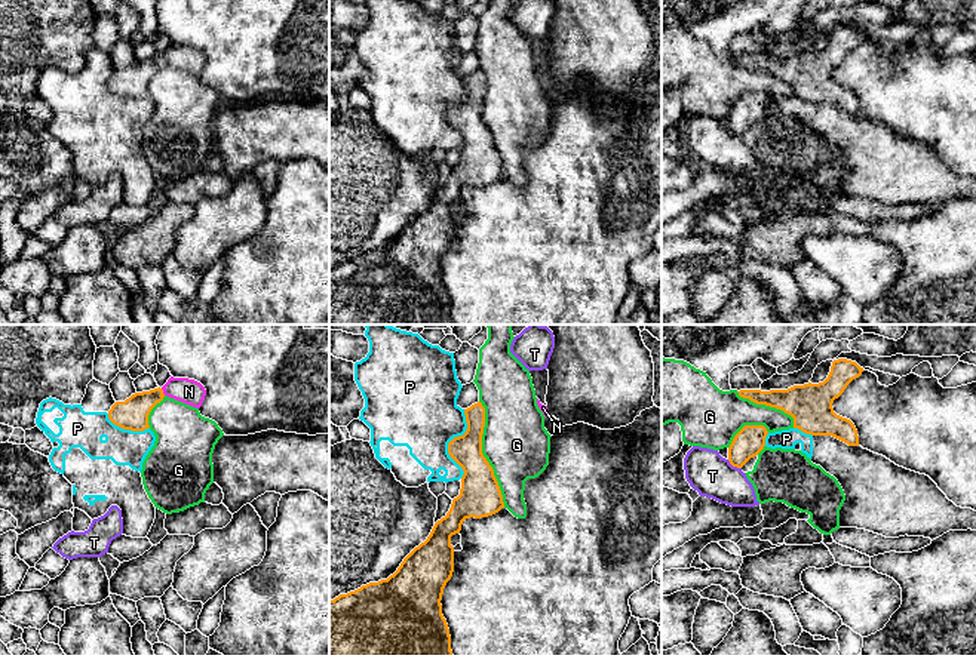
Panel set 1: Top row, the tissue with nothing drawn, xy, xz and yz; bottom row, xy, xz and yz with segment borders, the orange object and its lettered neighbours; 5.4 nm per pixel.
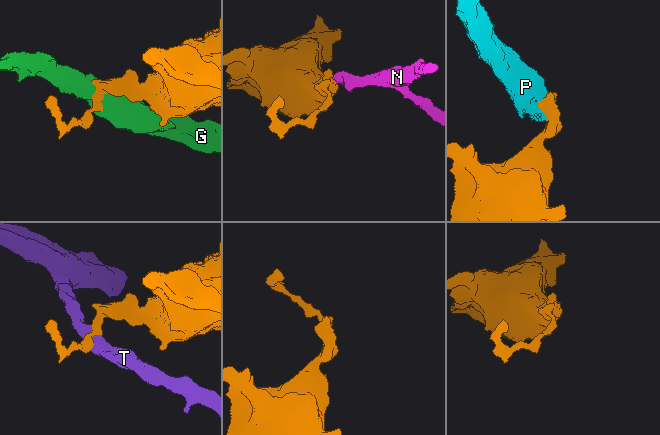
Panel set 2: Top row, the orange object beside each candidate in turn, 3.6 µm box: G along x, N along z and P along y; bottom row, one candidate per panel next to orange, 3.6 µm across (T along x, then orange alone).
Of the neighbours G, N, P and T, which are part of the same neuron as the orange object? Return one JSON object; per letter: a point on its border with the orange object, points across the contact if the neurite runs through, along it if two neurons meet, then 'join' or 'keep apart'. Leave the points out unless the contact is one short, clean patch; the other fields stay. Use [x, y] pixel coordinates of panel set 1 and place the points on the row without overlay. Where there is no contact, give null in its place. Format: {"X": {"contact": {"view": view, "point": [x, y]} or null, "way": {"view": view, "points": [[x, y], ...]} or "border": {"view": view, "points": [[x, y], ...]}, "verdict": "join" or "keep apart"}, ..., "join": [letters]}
{"G": {"contact": {"view": "xz", "point": [482, 122]}, "verdict": "keep apart"}, "N": {"contact": {"view": "xy", "point": [162, 60]}, "way": {"view": "xy", "points": [[132, 82], [146, 68], [162, 60], [189, 60]]}, "verdict": "join"}, "P": {"contact": {"view": "xz", "point": [450, 110]}, "verdict": "keep apart"}, "T": {"contact": {"view": "yz", "point": [734, 134]}, "verdict": "keep apart"}, "join": ["N"]}

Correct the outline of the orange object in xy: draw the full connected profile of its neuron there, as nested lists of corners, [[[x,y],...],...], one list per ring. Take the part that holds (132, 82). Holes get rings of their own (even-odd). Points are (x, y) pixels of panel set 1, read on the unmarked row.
[[[171,44],[162,56],[135,61],[125,70],[116,70],[108,79],[108,87],[123,98],[144,99],[150,96],[148,83],[151,77],[165,64],[199,77],[205,68],[206,58],[194,47]]]

